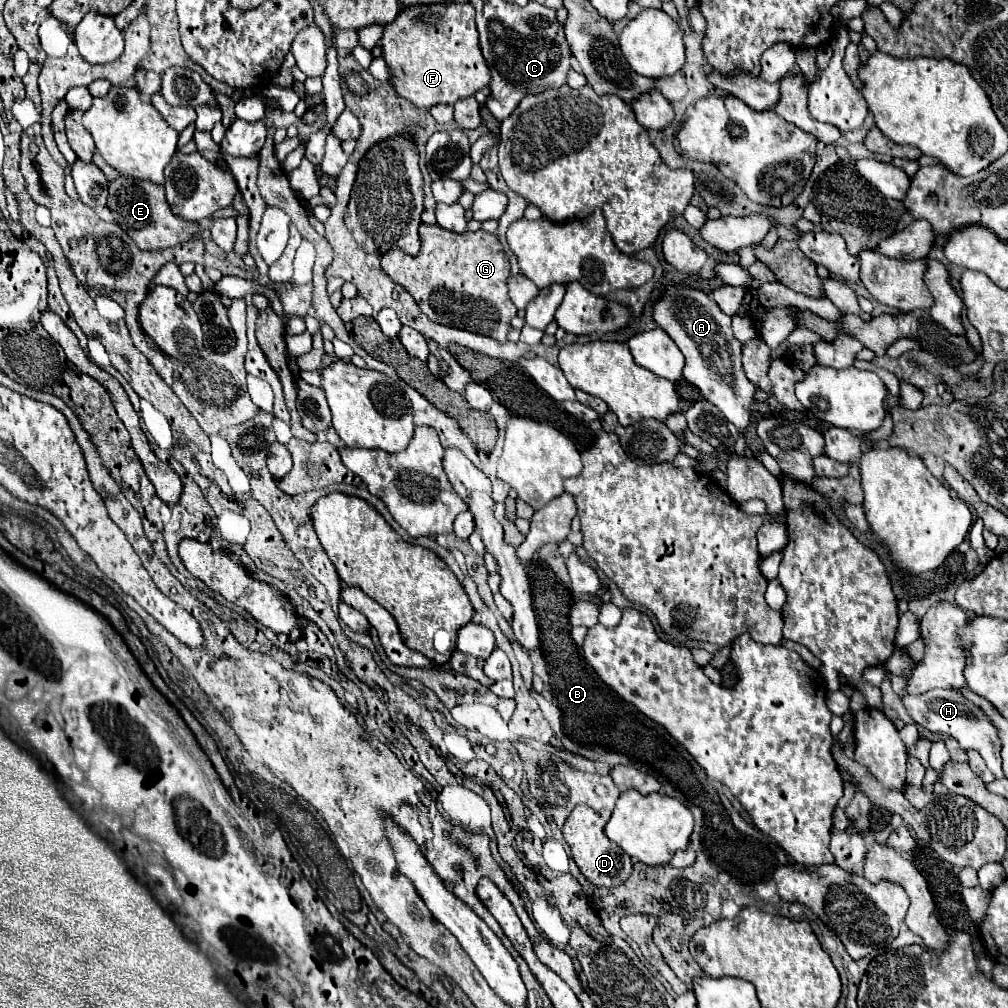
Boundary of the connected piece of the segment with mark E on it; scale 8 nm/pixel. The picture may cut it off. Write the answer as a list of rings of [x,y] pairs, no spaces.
[[[119,176],[117,180],[113,180],[109,184],[107,208],[113,212],[115,222],[127,232],[127,236],[131,236],[131,240],[135,240],[135,244],[141,250],[169,248],[181,242],[189,242],[201,232],[199,222],[189,222],[175,216],[165,200],[163,186],[151,184],[149,180],[137,180],[137,178],[127,178],[127,176]]]

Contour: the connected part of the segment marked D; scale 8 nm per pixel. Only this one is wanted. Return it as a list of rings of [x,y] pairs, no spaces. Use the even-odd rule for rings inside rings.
[[[575,806],[563,824],[563,838],[569,844],[573,860],[579,866],[581,874],[587,880],[591,880],[595,886],[613,888],[629,878],[633,866],[631,866],[631,858],[615,842],[607,840],[603,828],[605,828],[605,820],[595,810],[591,810],[589,806]]]

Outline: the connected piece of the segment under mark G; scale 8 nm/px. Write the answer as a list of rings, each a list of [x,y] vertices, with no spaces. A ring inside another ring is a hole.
[[[421,224],[419,238],[421,250],[415,258],[403,250],[383,254],[383,272],[415,298],[421,312],[429,320],[493,336],[501,344],[507,342],[509,322],[517,314],[517,308],[507,296],[505,280],[509,278],[509,258],[503,252],[497,234],[483,230],[457,234],[439,228],[439,224]]]

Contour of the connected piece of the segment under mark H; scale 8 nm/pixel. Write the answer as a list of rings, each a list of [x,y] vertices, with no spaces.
[[[931,690],[921,696],[903,696],[905,708],[909,716],[923,726],[929,732],[943,732],[947,736],[953,736],[963,750],[977,750],[985,762],[987,768],[995,774],[995,778],[1003,778],[1003,768],[1001,768],[1001,740],[997,728],[987,720],[987,714],[981,708],[975,708],[959,690]]]

